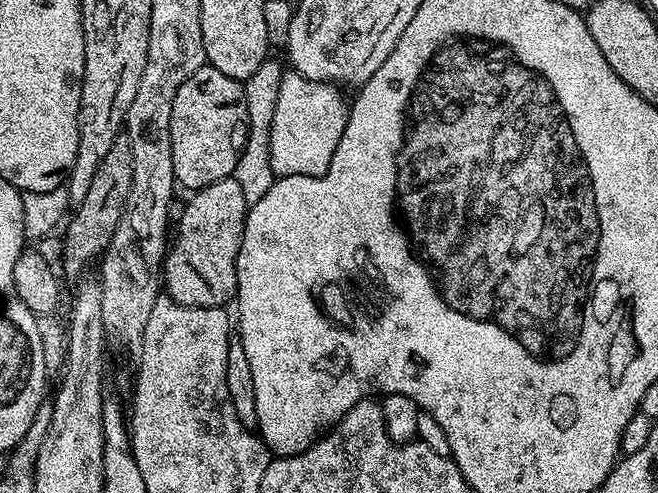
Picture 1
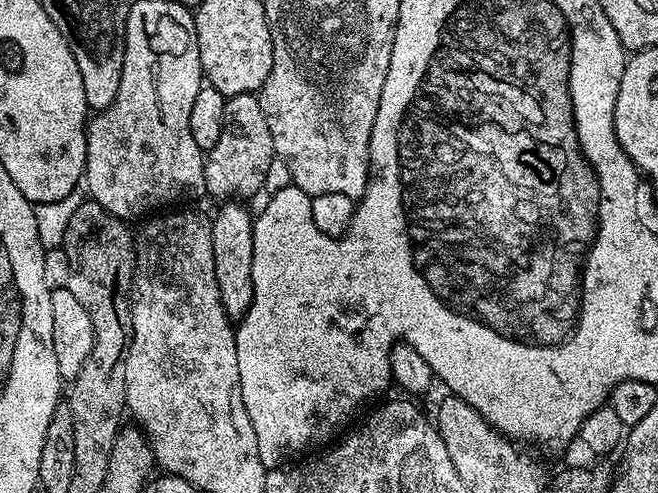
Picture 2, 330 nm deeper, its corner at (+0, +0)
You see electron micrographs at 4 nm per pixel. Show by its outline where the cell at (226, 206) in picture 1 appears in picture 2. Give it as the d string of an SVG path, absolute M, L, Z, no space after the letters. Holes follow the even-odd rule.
M247 92L246 94L234 94L233 96L227 97L224 101L224 121L222 122L222 134L218 134L218 142L214 142L212 148L207 149L204 157L204 190L205 193L210 197L217 196L217 201L228 202L233 198L244 198L240 196L252 196L257 191L258 193L263 189L264 183L266 182L266 170L270 170L270 162L276 156L274 150L274 142L272 141L272 135L270 134L270 126L266 126L266 114L262 114L262 106L260 105L259 95Z

